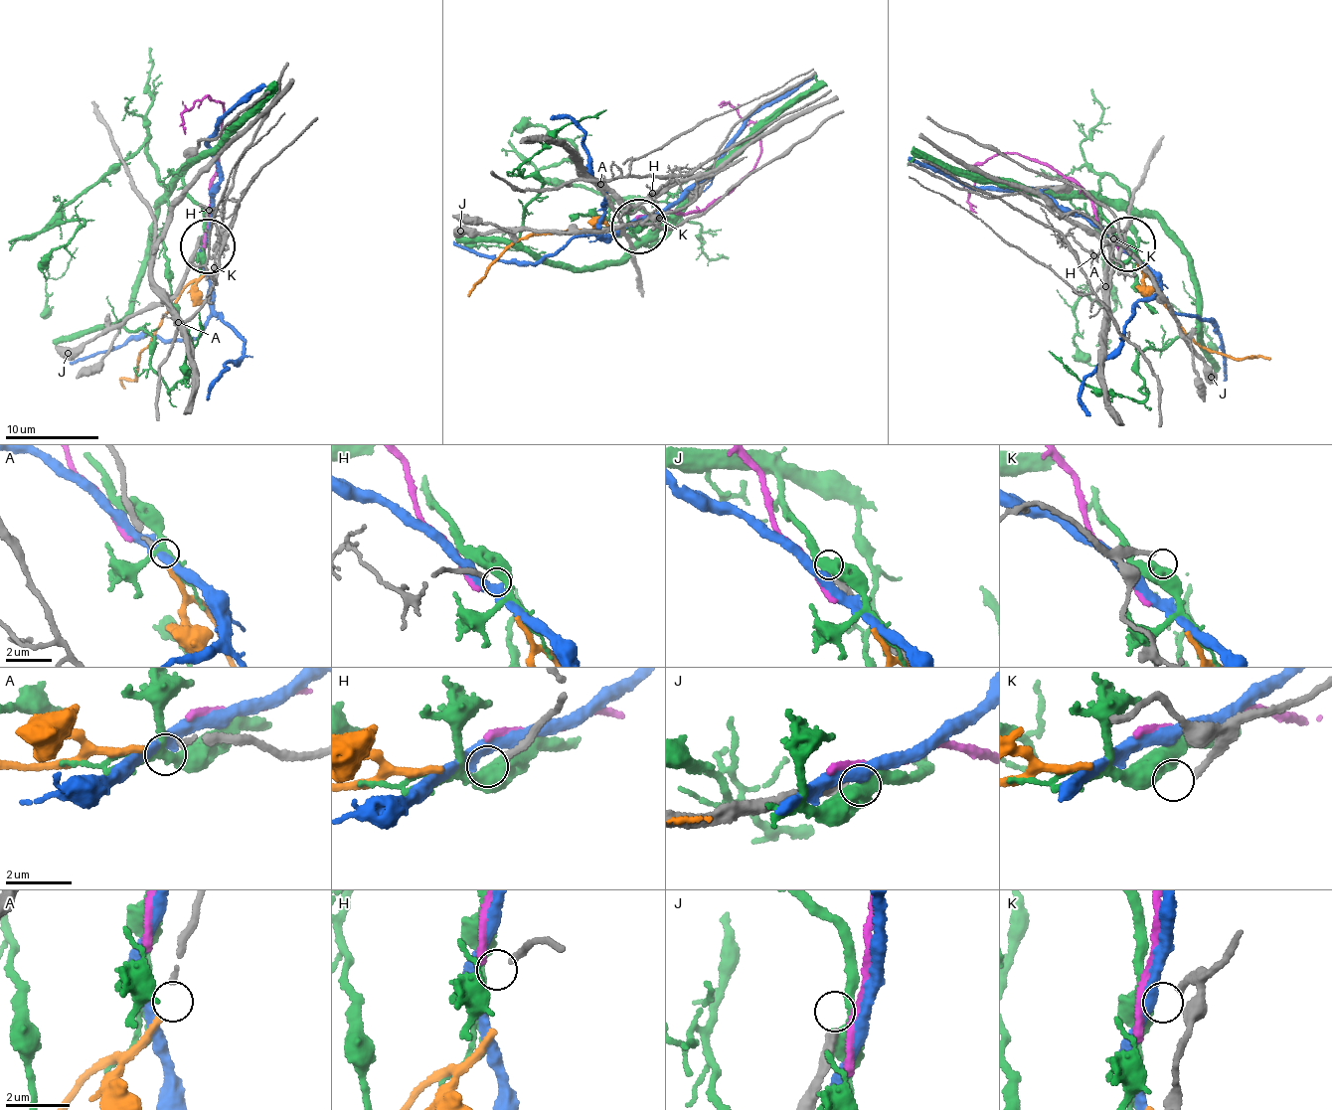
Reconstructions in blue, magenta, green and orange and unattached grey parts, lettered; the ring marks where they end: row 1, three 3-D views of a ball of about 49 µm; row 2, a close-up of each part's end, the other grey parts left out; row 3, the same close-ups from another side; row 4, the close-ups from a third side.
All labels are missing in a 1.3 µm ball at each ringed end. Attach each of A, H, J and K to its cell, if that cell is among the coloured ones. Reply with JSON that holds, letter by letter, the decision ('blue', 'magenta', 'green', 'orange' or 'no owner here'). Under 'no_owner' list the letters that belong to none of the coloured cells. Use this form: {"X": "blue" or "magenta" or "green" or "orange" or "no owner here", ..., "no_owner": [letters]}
{"A": "orange", "H": "green", "J": "no owner here", "K": "no owner here", "no_owner": ["J", "K"]}

